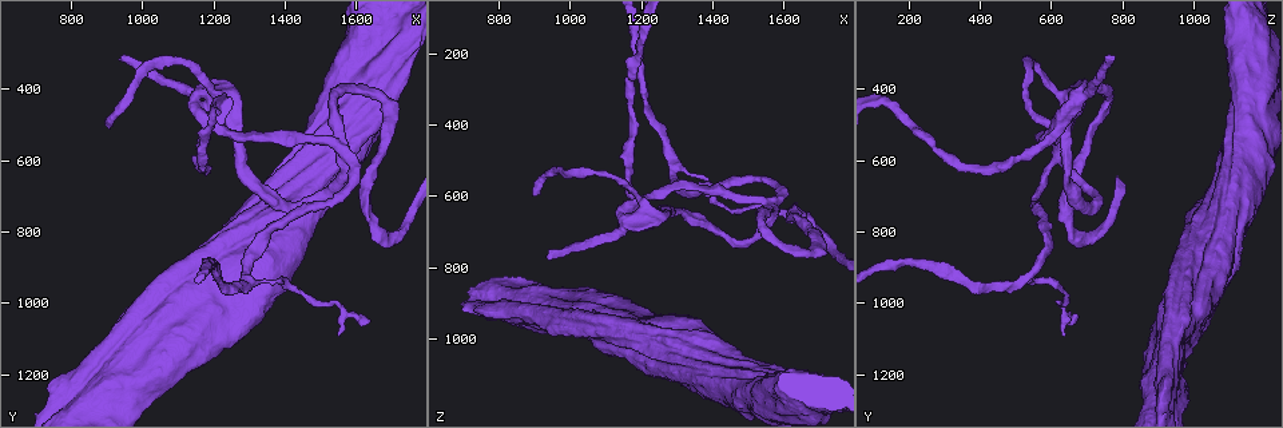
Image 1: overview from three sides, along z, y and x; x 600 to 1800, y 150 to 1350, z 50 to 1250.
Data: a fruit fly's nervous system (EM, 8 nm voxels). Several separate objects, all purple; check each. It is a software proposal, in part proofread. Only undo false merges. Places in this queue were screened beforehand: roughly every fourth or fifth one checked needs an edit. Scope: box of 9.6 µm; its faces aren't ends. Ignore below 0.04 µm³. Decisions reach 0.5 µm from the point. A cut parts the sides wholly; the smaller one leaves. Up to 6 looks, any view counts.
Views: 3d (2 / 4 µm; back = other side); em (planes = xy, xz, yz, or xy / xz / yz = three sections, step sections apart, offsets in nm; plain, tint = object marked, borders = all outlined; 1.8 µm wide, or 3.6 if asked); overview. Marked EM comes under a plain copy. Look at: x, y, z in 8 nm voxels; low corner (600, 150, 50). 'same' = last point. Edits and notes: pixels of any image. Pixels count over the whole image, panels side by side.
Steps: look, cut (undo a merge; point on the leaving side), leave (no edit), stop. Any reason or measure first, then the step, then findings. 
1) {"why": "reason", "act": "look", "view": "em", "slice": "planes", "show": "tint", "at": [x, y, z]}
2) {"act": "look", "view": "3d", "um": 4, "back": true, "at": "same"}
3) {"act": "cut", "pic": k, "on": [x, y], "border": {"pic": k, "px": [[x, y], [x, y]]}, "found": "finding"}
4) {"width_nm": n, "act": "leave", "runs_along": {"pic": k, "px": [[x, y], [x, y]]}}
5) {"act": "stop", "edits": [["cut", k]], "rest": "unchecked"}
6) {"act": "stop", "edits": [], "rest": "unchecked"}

{"why": "closes a loop", "act": "look", "view": "3d", "um": 4, "at": [930, 1070, 970]}

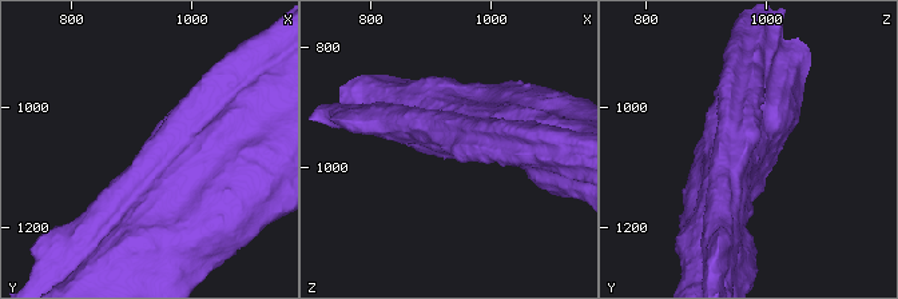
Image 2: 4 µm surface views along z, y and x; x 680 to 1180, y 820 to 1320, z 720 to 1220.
{"act": "look", "view": "em", "um": 3.6, "slice": "planes", "show": "tint", "at": [925, 1080, 970]}

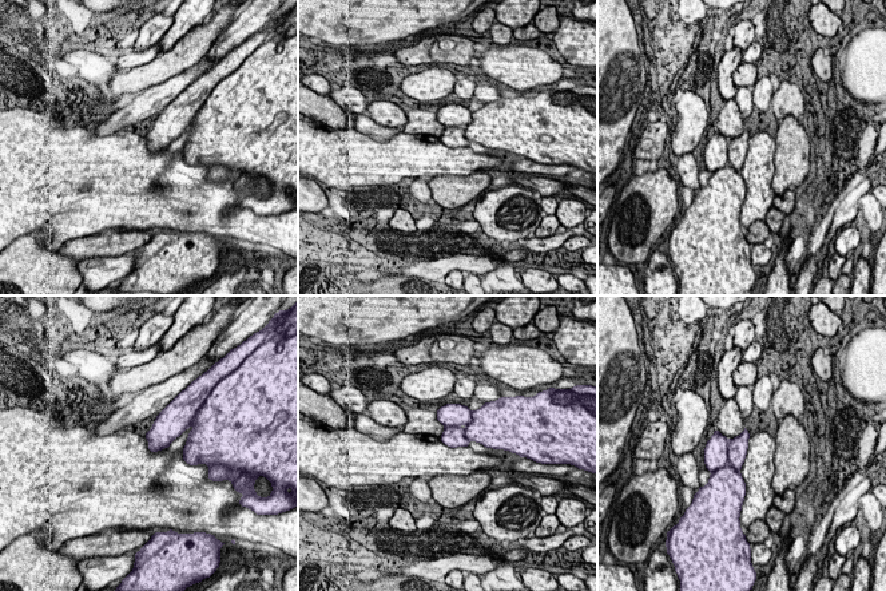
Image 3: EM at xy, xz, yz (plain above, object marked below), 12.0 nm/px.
{"act": "cut", "pic": 3, "on": [719, 449], "border": {"pic": 3, "px": [[727, 463], [711, 474]]}, "found": "two neurons meet here"}

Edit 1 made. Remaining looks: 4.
{"why": "sharp bend", "act": "look", "view": "3d", "um": 4, "at": [1200, 430, 670]}

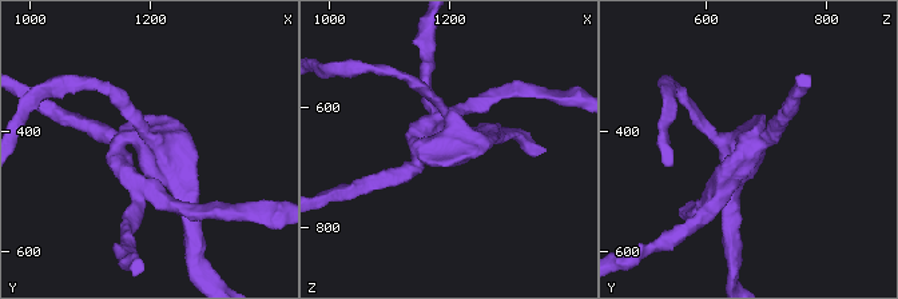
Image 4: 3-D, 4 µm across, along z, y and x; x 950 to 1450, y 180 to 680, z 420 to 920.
{"arms": 4, "act": "look", "view": "em", "slice": "planes", "show": "tint", "at": [1205, 425, 660]}

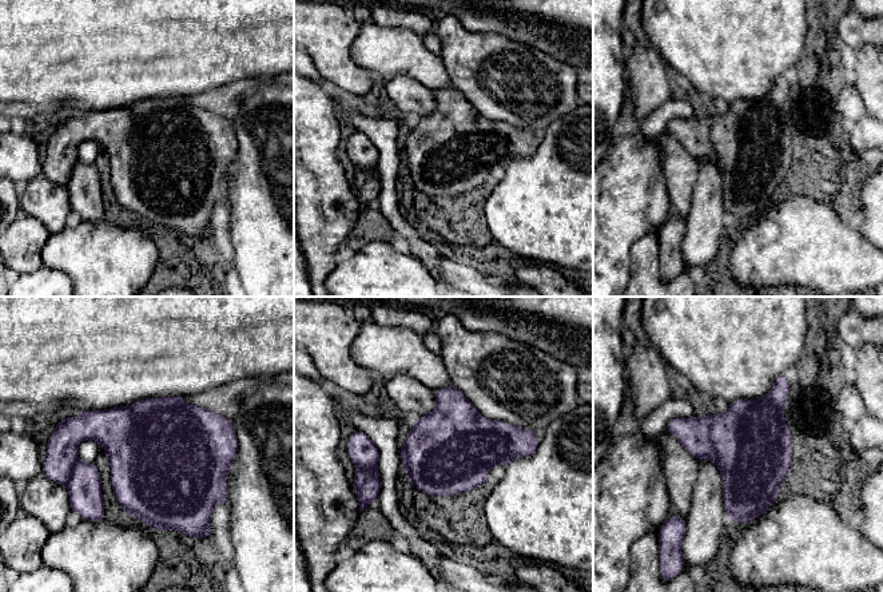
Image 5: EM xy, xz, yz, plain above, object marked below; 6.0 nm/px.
{"act": "leave", "found": "all the same neuron"}

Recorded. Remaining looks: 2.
{"act": "stop", "edits": [["cut", 3]], "rest": "unchecked"}

